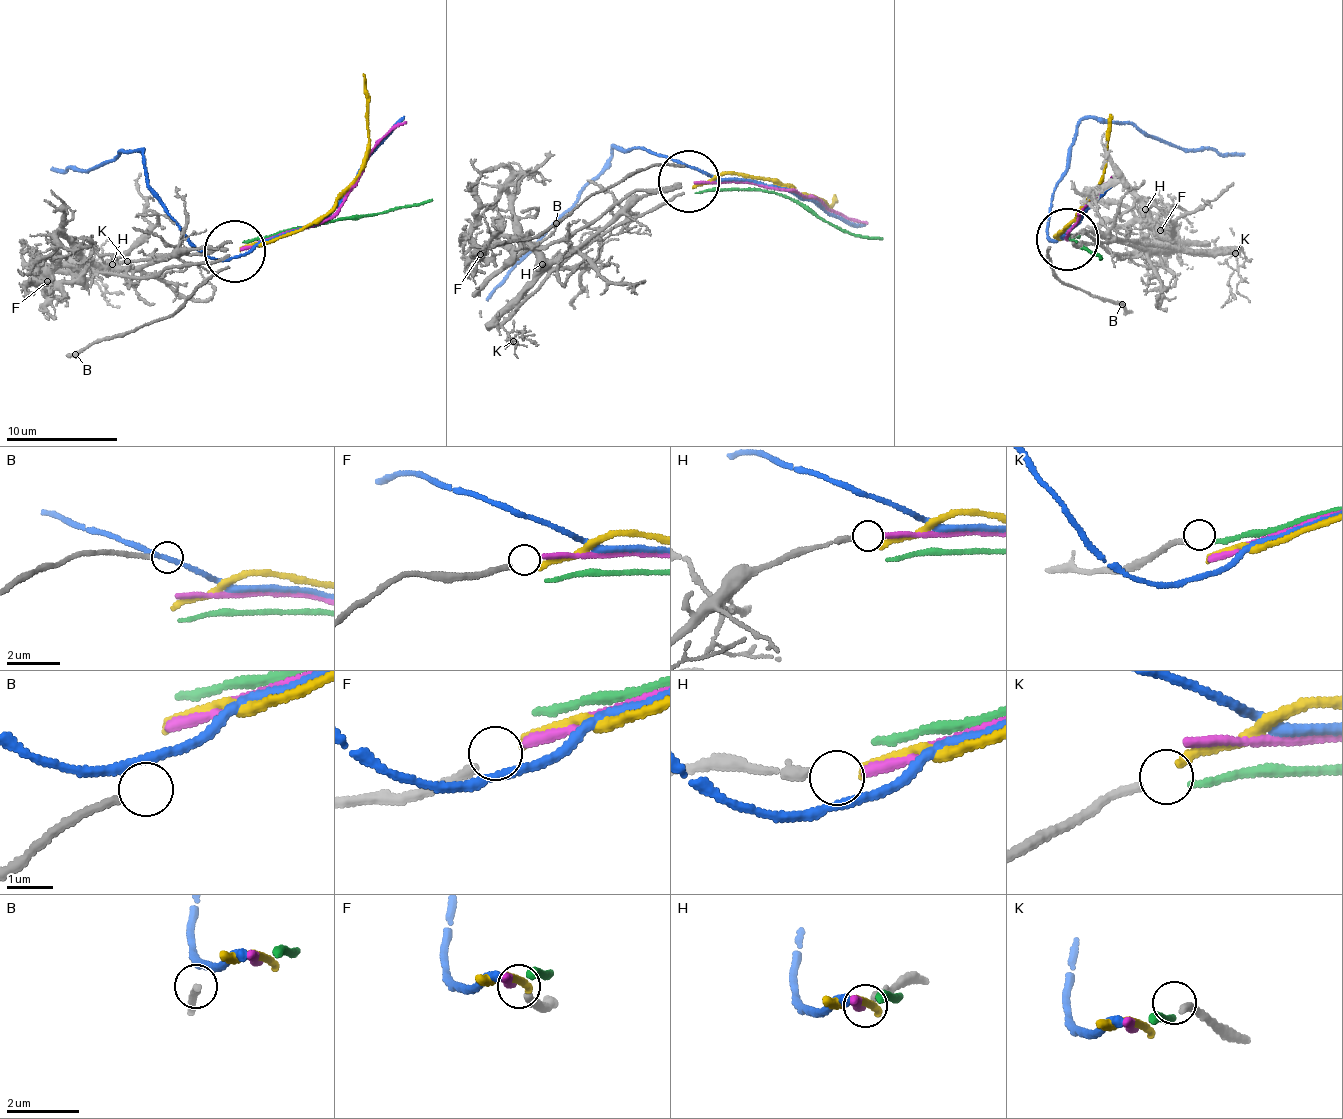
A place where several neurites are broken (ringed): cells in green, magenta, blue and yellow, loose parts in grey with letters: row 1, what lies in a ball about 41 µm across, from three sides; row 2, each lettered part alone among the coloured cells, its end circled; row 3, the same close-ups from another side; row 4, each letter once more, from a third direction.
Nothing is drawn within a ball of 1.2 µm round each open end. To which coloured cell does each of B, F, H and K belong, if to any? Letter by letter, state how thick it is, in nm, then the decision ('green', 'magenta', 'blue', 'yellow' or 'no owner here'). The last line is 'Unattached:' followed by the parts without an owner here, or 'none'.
B: 150 nm | no owner here
F: 200 nm | yellow
H: 190 nm | magenta
K: 170 nm | green
Unattached: B

